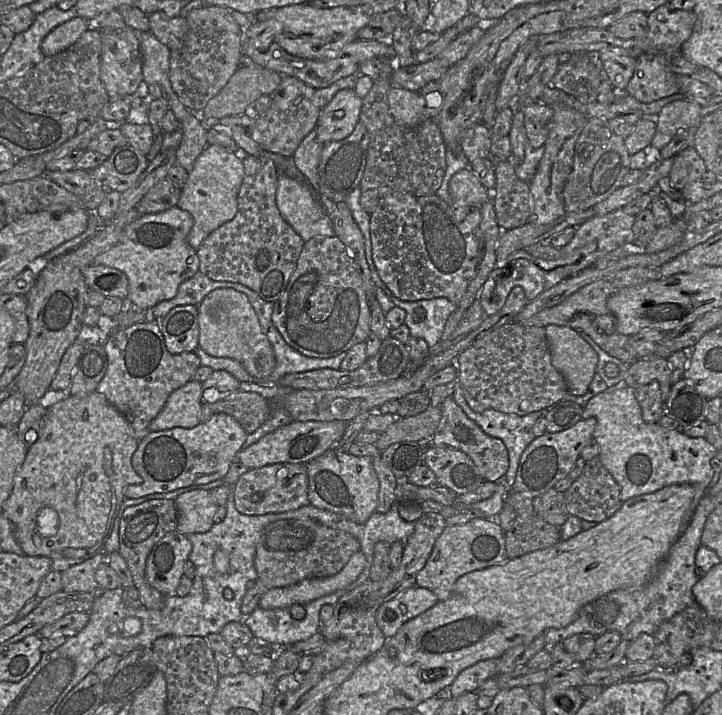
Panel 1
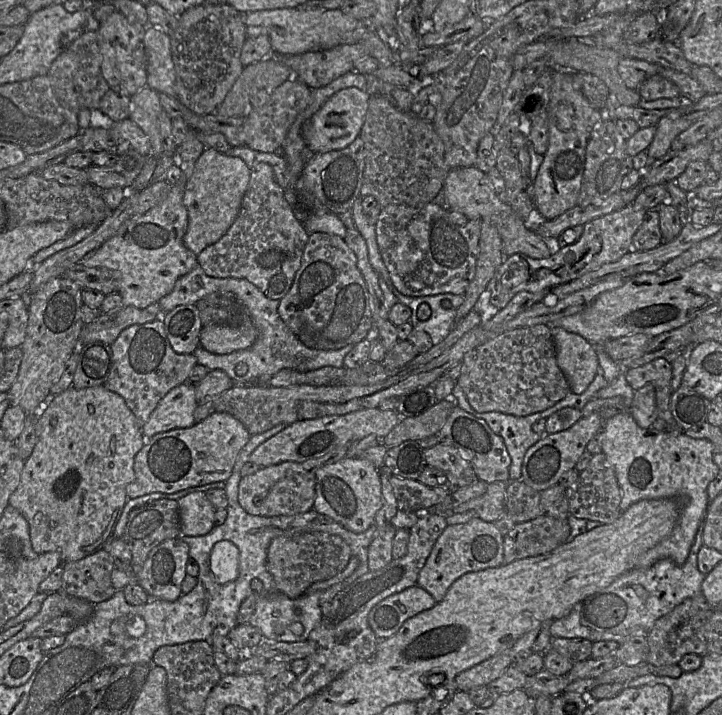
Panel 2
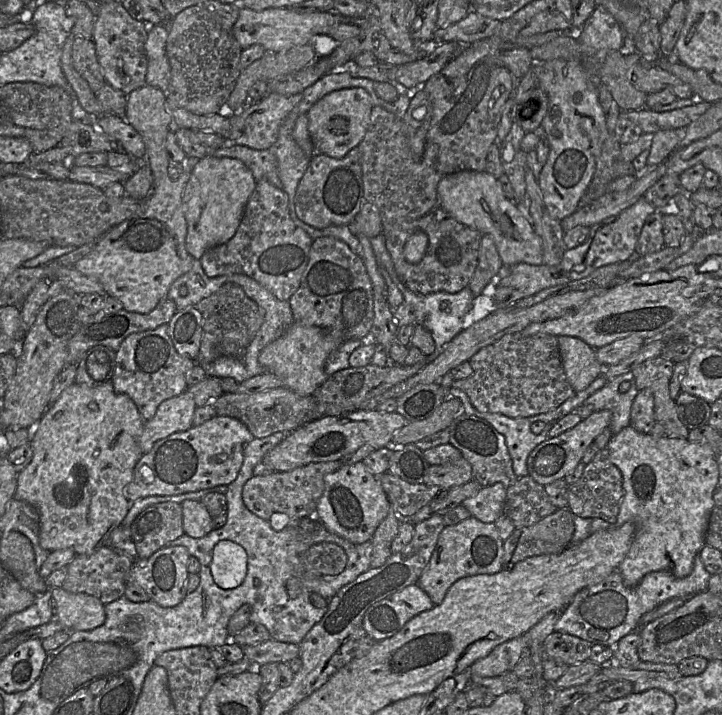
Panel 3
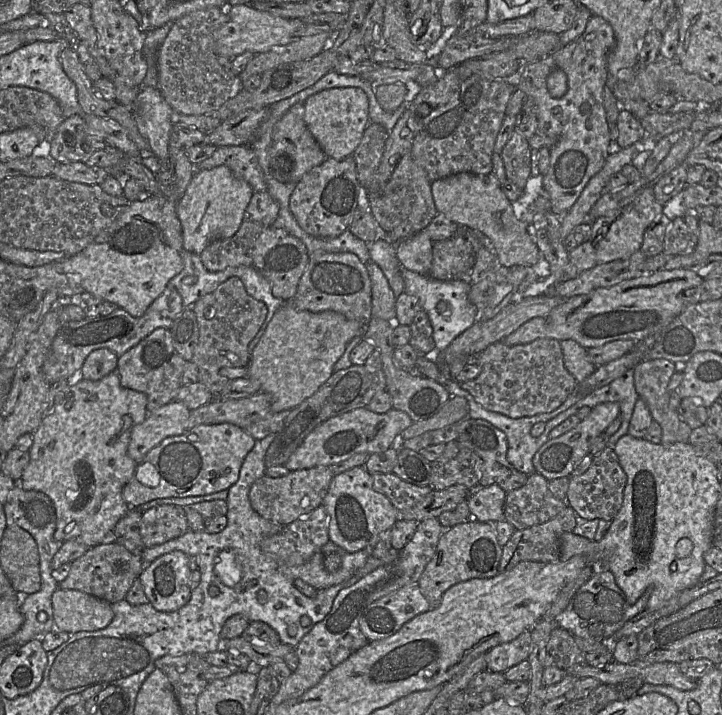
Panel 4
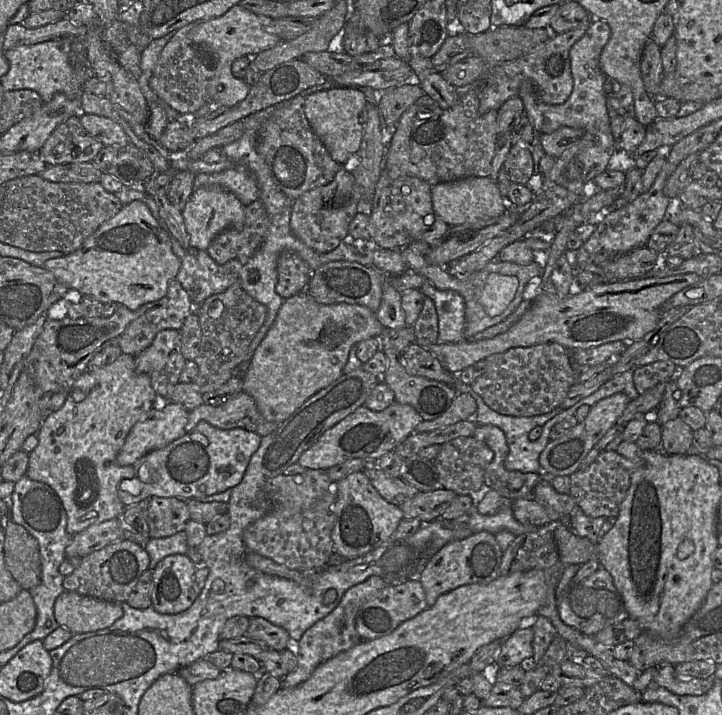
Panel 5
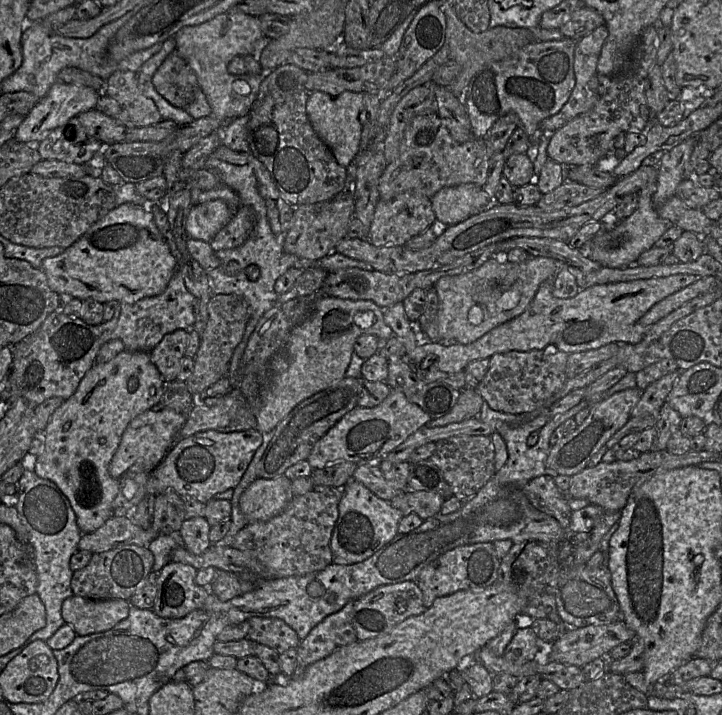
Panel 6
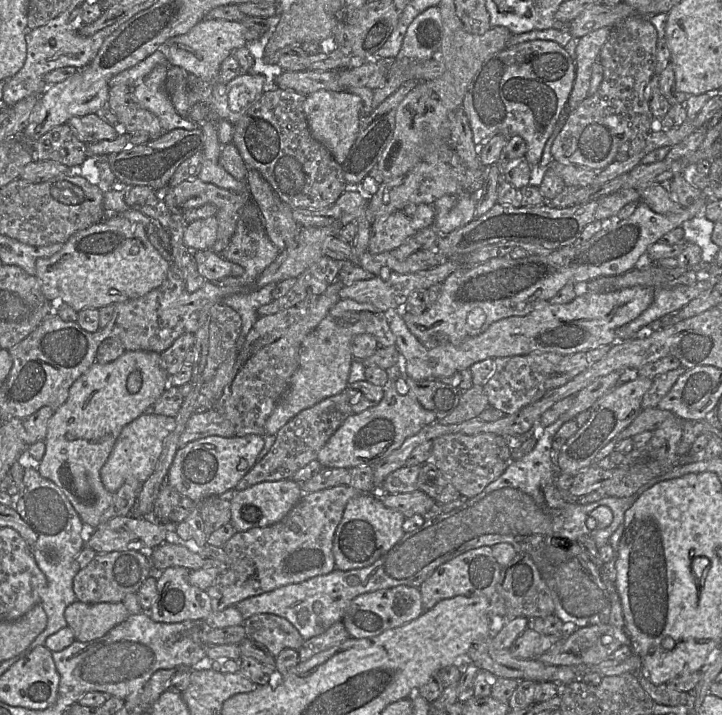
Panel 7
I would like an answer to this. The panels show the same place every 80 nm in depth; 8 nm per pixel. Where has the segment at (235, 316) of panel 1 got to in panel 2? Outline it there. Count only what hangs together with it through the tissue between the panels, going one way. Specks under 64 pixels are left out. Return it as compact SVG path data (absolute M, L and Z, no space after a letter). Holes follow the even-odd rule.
M246 313L238 325L207 325L200 332L200 346L206 351L225 355L249 348L257 338L250 316Z

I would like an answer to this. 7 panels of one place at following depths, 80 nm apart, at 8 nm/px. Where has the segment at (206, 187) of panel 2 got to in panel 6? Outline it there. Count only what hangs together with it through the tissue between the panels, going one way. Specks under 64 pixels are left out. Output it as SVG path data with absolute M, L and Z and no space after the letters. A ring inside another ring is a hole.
M221 200L207 201L192 206L187 216L185 232L188 239L210 244L215 235L232 219L229 206Z

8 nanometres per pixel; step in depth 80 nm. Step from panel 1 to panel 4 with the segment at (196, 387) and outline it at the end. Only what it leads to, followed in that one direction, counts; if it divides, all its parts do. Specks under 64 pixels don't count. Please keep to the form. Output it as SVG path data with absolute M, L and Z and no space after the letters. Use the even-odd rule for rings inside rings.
M178 400L148 412L145 420L131 432L127 448L129 457L139 463L165 438L183 434L189 414L188 407Z

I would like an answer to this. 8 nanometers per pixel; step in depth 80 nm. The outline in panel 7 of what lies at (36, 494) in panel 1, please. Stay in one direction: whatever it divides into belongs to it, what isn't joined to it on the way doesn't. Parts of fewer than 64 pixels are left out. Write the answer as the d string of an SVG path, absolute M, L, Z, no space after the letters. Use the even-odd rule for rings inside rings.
M125 351L112 362L94 362L72 384L67 400L51 416L44 439L44 456L34 465L43 478L61 489L87 529L95 530L99 526L102 514L113 500L114 494L106 490L101 482L100 470L107 461L117 437L127 424L145 413L159 399L167 386L168 374L160 365L160 353Z

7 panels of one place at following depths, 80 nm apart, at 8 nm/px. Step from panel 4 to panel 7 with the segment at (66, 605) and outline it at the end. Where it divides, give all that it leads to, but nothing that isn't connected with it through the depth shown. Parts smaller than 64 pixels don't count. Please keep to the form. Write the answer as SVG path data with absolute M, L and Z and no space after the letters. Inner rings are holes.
M77 600L64 611L67 625L73 631L75 640L80 642L103 637L129 615L122 602L89 604Z

